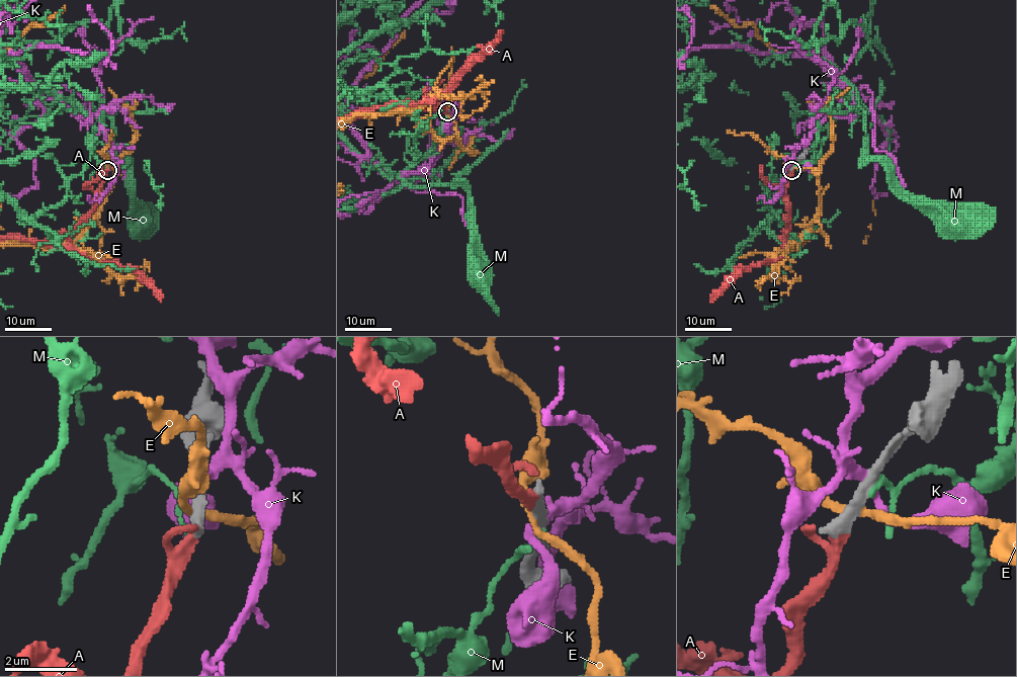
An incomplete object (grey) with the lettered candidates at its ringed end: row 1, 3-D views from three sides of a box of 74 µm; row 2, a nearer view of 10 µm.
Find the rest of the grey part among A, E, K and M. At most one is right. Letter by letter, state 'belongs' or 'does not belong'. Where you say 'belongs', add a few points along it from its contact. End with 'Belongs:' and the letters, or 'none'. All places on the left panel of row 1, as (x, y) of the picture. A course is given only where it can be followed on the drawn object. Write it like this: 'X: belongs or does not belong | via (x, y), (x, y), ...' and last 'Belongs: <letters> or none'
A: belongs
E: does not belong
K: does not belong
M: does not belong
Belongs: A

